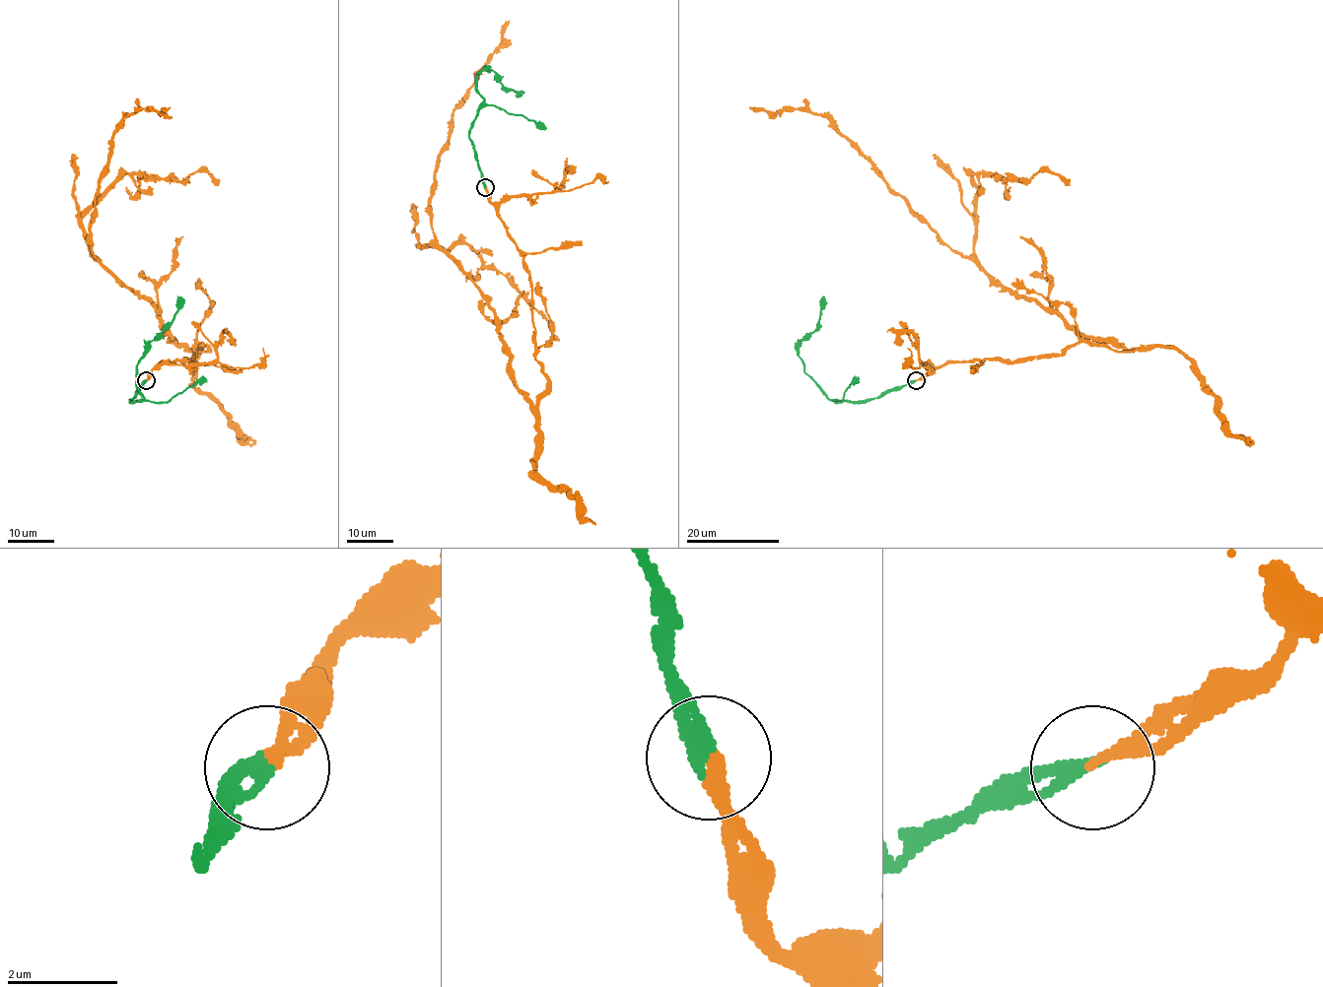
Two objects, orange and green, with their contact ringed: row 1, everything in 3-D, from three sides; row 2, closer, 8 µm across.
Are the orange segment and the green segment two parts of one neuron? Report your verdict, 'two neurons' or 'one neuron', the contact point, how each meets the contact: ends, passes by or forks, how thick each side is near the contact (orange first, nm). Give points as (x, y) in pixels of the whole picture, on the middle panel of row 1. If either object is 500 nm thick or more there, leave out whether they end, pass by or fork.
one neuron | (485, 187) | orange ends | green ends | 220/280 nm

